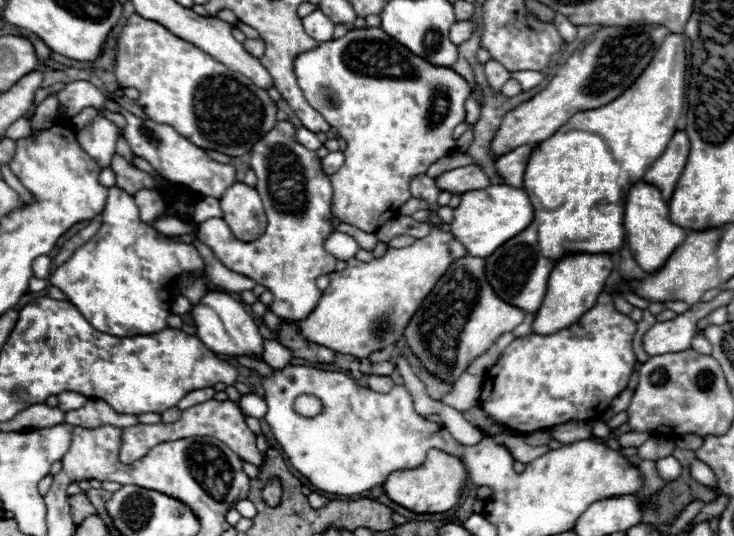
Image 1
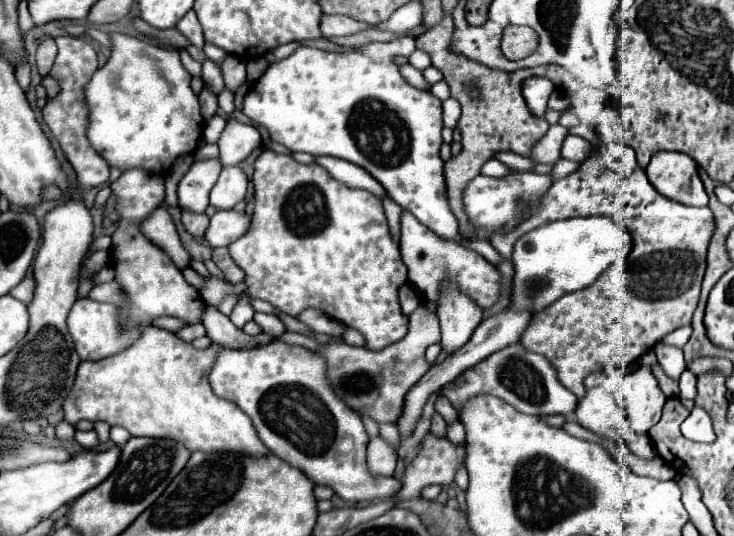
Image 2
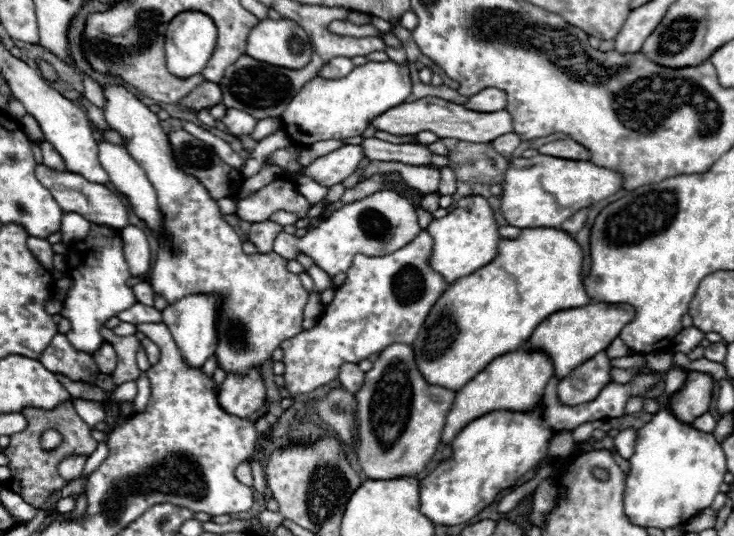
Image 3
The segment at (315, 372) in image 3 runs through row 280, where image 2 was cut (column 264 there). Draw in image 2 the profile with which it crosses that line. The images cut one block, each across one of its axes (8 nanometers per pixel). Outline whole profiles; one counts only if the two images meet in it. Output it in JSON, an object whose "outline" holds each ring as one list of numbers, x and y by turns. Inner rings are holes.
{"outline":[[280,340,250,348,250,350,222,348,216,356,216,362,210,370,208,380,210,380,212,390,218,396,234,402,238,408,242,408,242,412,246,412,250,416,250,420,254,422,254,428,258,432,258,438,264,442,264,446,274,456,300,468,316,484,330,486,346,502,350,502,350,504,372,502,372,500,396,496,396,492,400,490,400,482,394,476,388,476,388,478,372,476,368,472,366,446,368,446,370,438,364,430,360,414,352,412,332,392,332,386,328,384,328,376,326,376,326,364,320,354,314,354,302,346,286,344]]}

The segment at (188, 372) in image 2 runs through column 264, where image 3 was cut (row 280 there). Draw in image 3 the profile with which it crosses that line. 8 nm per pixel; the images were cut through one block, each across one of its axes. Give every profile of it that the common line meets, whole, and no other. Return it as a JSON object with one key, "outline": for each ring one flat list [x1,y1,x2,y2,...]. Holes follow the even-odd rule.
{"outline":[[464,196,448,216,432,220,428,232,434,240,432,266,436,266,436,270,440,270,440,274,448,278,448,282,454,282,490,264,496,258,498,244,502,240,502,236,498,234,494,212,484,196]]}

